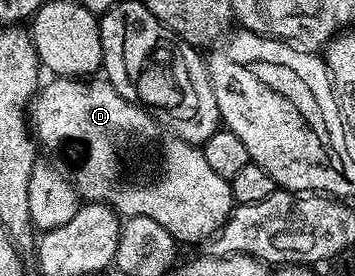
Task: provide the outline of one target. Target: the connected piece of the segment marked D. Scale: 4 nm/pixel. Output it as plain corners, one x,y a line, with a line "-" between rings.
55,78
52,81
52,84
44,83
38,89
37,95
29,105
30,131
33,133
40,149
45,150
45,148
48,148
51,152
59,152
63,147
67,147
71,151
71,156
75,159
73,183
75,191
79,193
80,197
92,204
107,204
109,207
114,208
116,213
123,218
128,216
153,218
153,222
159,223
160,226
165,226
165,230
169,230
169,234
180,245
199,244
202,240
203,243
210,241
211,237
222,228
224,222
231,217
233,201
231,199
230,183
225,178
221,178
221,174
213,174
213,170
209,170
209,162
205,162
202,147
189,144
168,132
167,129
162,128
146,110
139,108
125,98
121,98
121,94
117,94
117,90
105,78

